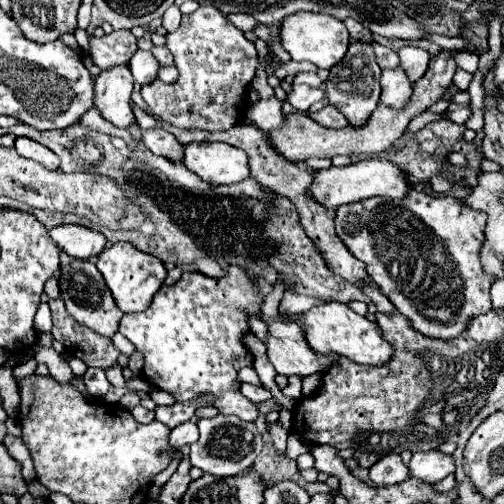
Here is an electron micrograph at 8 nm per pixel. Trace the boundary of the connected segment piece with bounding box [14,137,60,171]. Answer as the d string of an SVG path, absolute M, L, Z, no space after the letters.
M18 137L14 149L16 149L16 153L18 153L20 157L32 159L32 161L36 161L36 163L42 163L44 167L48 167L48 169L52 169L52 171L58 169L58 163L60 163L58 157L56 157L48 147L40 145L40 143L36 143L36 141L28 139L28 137Z

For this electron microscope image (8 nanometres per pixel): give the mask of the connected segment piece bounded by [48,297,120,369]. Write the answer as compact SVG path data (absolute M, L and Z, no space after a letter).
M52 299L48 301L52 311L52 333L54 339L60 341L66 351L70 351L74 357L82 359L88 367L116 367L118 365L118 349L112 345L112 341L82 323L76 323L72 315L68 315L64 301Z

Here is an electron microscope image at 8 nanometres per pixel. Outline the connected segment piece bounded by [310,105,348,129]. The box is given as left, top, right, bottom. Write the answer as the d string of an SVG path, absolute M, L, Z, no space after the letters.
M326 105L324 109L320 109L316 115L310 115L314 121L318 121L324 127L336 127L342 129L348 125L348 119L344 119L344 115L340 115L340 111L336 111L336 107Z

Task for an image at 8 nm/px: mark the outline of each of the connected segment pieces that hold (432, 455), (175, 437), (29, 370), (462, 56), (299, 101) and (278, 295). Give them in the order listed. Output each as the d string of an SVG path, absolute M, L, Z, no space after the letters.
M432 449L432 451L412 453L408 469L410 469L410 477L416 477L424 483L438 483L446 475L454 473L456 467L452 455L444 455L438 449Z
M188 421L180 427L174 427L172 433L170 433L170 445L178 447L178 449L182 445L192 445L196 439L198 439L198 427L192 421Z
M30 357L28 361L24 361L24 363L20 363L16 369L14 369L14 377L26 377L26 375L32 375L34 371L36 371L36 359L34 357Z
M456 51L456 63L458 63L462 69L474 73L474 71L478 69L478 62L478 55L474 55L474 53L466 53L466 51Z
M298 85L294 87L294 91L286 97L288 103L292 103L298 111L308 111L310 105L314 105L316 101L322 101L326 99L324 95L324 85L318 87L318 89L312 89L312 87L306 87L306 85Z
M281 275L278 277L277 283L273 287L272 293L267 297L261 307L261 319L267 322L269 319L279 316L279 303L282 300L283 293L286 286L282 280Z

